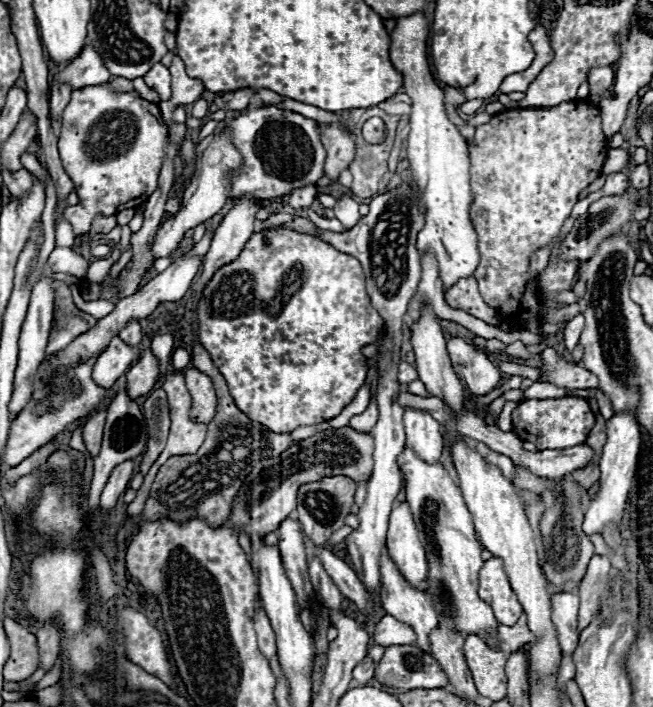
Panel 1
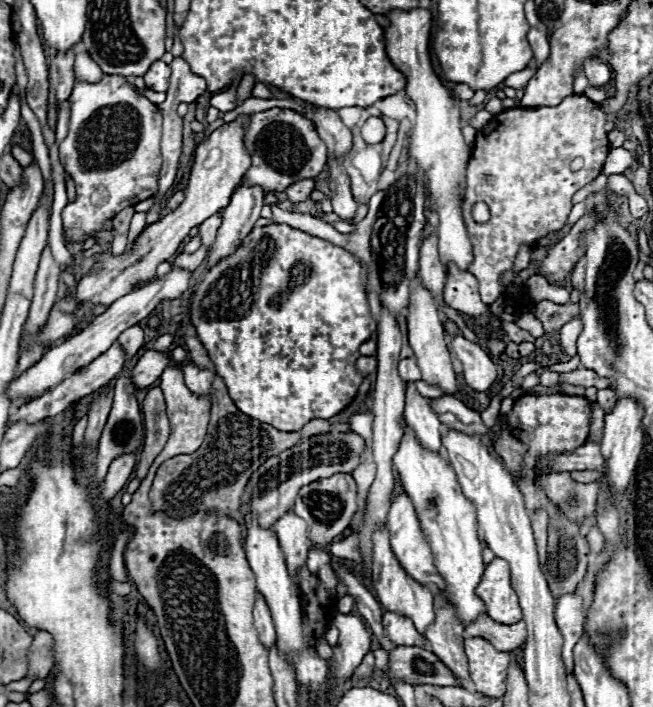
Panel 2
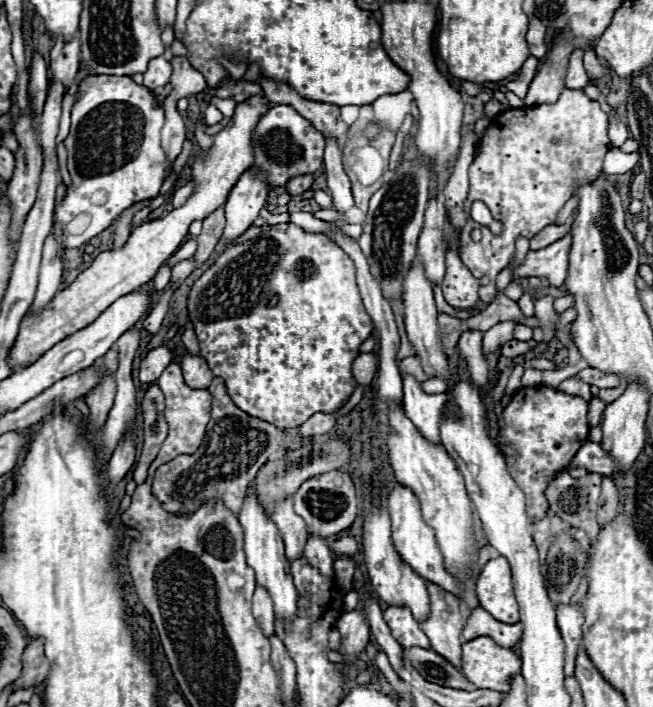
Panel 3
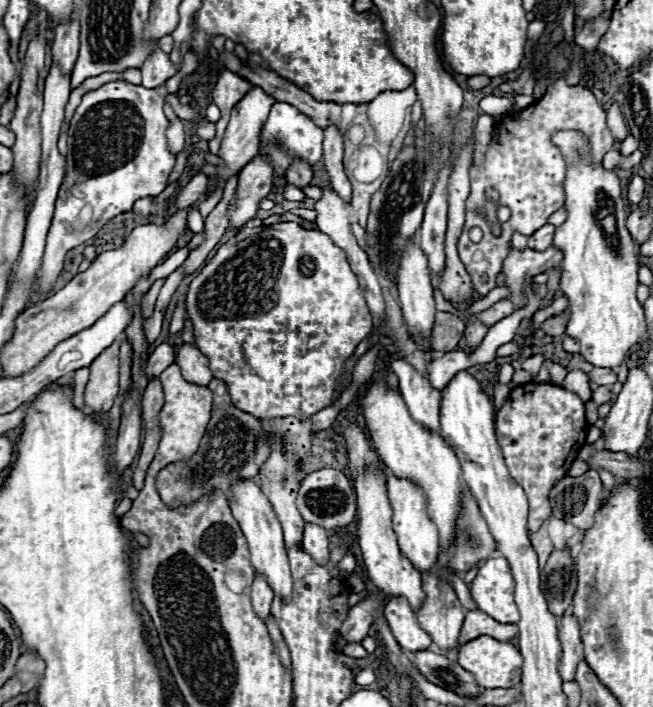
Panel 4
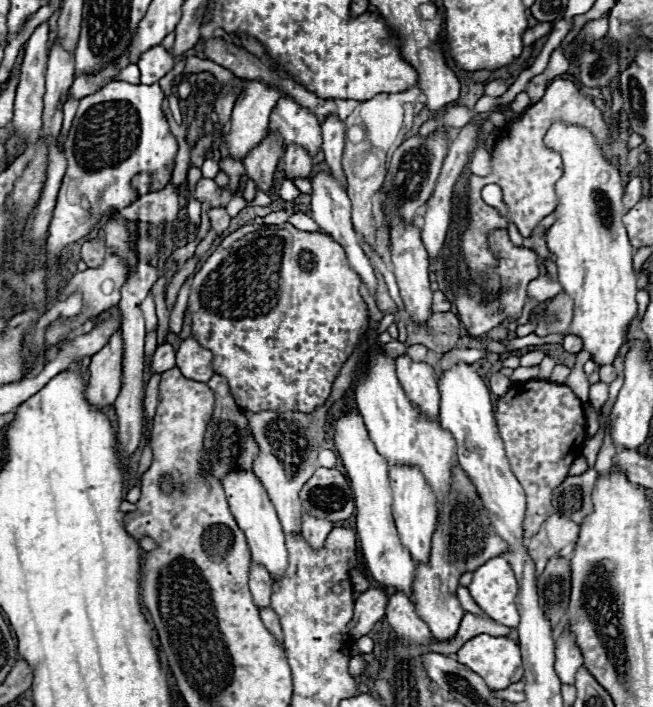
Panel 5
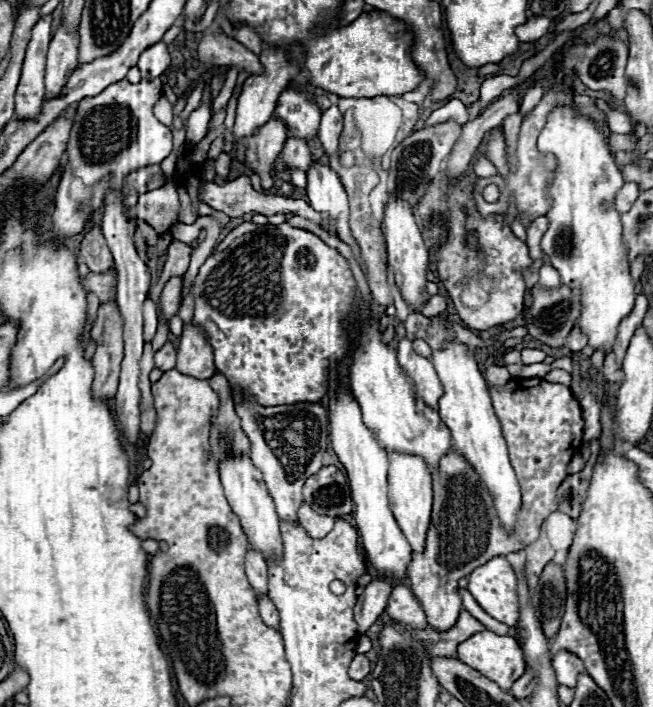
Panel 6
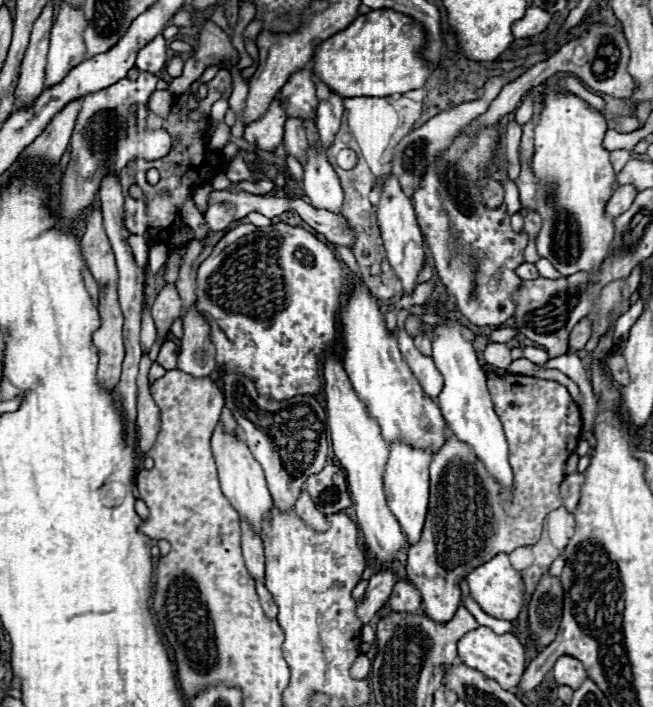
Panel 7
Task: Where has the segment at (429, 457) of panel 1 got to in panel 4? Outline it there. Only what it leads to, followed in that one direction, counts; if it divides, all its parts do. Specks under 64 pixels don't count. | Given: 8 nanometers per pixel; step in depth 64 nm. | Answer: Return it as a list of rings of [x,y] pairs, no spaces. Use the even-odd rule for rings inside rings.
[[[404,358],[390,364],[392,372],[398,376],[400,392],[408,404],[408,410],[414,420],[424,424],[428,430],[438,430],[438,412],[440,412],[440,390],[432,388],[428,378],[422,376],[416,368],[406,364]]]

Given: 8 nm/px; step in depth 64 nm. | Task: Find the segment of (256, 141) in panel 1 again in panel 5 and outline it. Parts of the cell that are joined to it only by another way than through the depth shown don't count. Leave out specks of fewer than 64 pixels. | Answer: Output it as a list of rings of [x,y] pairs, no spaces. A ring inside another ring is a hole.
[[[280,98],[270,116],[270,128],[280,130],[284,144],[298,144],[308,150],[310,156],[316,156],[322,136],[320,122],[308,108],[294,104],[290,98]]]

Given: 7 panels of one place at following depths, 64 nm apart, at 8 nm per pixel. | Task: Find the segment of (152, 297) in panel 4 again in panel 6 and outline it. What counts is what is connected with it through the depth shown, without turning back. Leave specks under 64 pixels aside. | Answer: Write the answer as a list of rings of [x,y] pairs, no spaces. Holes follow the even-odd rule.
[[[146,300],[144,302],[144,340],[150,342],[156,334],[156,326],[158,326],[158,320],[156,320],[156,306],[152,300]]]

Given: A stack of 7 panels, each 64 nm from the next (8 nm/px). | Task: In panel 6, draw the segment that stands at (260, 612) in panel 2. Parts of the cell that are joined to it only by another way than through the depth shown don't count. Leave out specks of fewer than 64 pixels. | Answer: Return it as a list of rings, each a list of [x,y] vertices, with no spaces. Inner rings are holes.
[[[248,546],[248,552],[246,552],[246,576],[254,588],[256,594],[264,594],[268,592],[268,572],[266,572],[268,564],[264,560],[264,556],[254,550],[252,546]]]

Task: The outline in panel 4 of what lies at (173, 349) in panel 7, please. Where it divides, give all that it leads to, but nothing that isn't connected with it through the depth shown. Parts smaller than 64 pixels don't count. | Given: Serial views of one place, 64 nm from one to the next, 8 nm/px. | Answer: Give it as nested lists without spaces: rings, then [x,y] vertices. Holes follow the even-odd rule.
[[[160,344],[154,348],[154,352],[148,356],[146,364],[146,376],[160,376],[170,364],[174,364],[174,350],[170,344]]]

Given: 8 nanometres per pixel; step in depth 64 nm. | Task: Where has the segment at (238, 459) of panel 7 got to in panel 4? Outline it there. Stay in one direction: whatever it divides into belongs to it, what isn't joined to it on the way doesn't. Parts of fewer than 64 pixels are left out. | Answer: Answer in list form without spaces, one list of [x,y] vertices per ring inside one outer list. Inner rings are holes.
[[[240,480],[238,484],[230,486],[232,492],[232,514],[238,520],[250,548],[250,560],[252,566],[256,568],[258,574],[264,574],[268,578],[268,584],[272,586],[274,594],[288,598],[292,592],[290,584],[290,566],[288,566],[288,556],[286,556],[286,546],[282,540],[282,528],[278,524],[278,518],[274,516],[274,510],[268,502],[268,498],[262,494],[260,486],[254,480]]]

